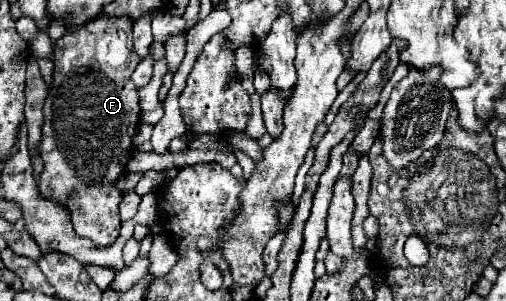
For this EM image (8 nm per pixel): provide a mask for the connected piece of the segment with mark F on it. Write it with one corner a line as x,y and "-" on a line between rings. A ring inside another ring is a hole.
100,16
94,22
78,28
76,32
64,34
54,46
52,62
54,82
44,102
44,128
42,142
38,148
44,160
44,172
38,178
38,188
44,198
64,206
70,212
78,236
92,238
96,240
94,244
102,248
112,244
120,230
118,204
122,200
122,192
116,188
116,182
126,174
132,136
140,120
138,88
130,80
130,74
140,62
140,56
136,56
132,44
132,20
126,16
120,18

